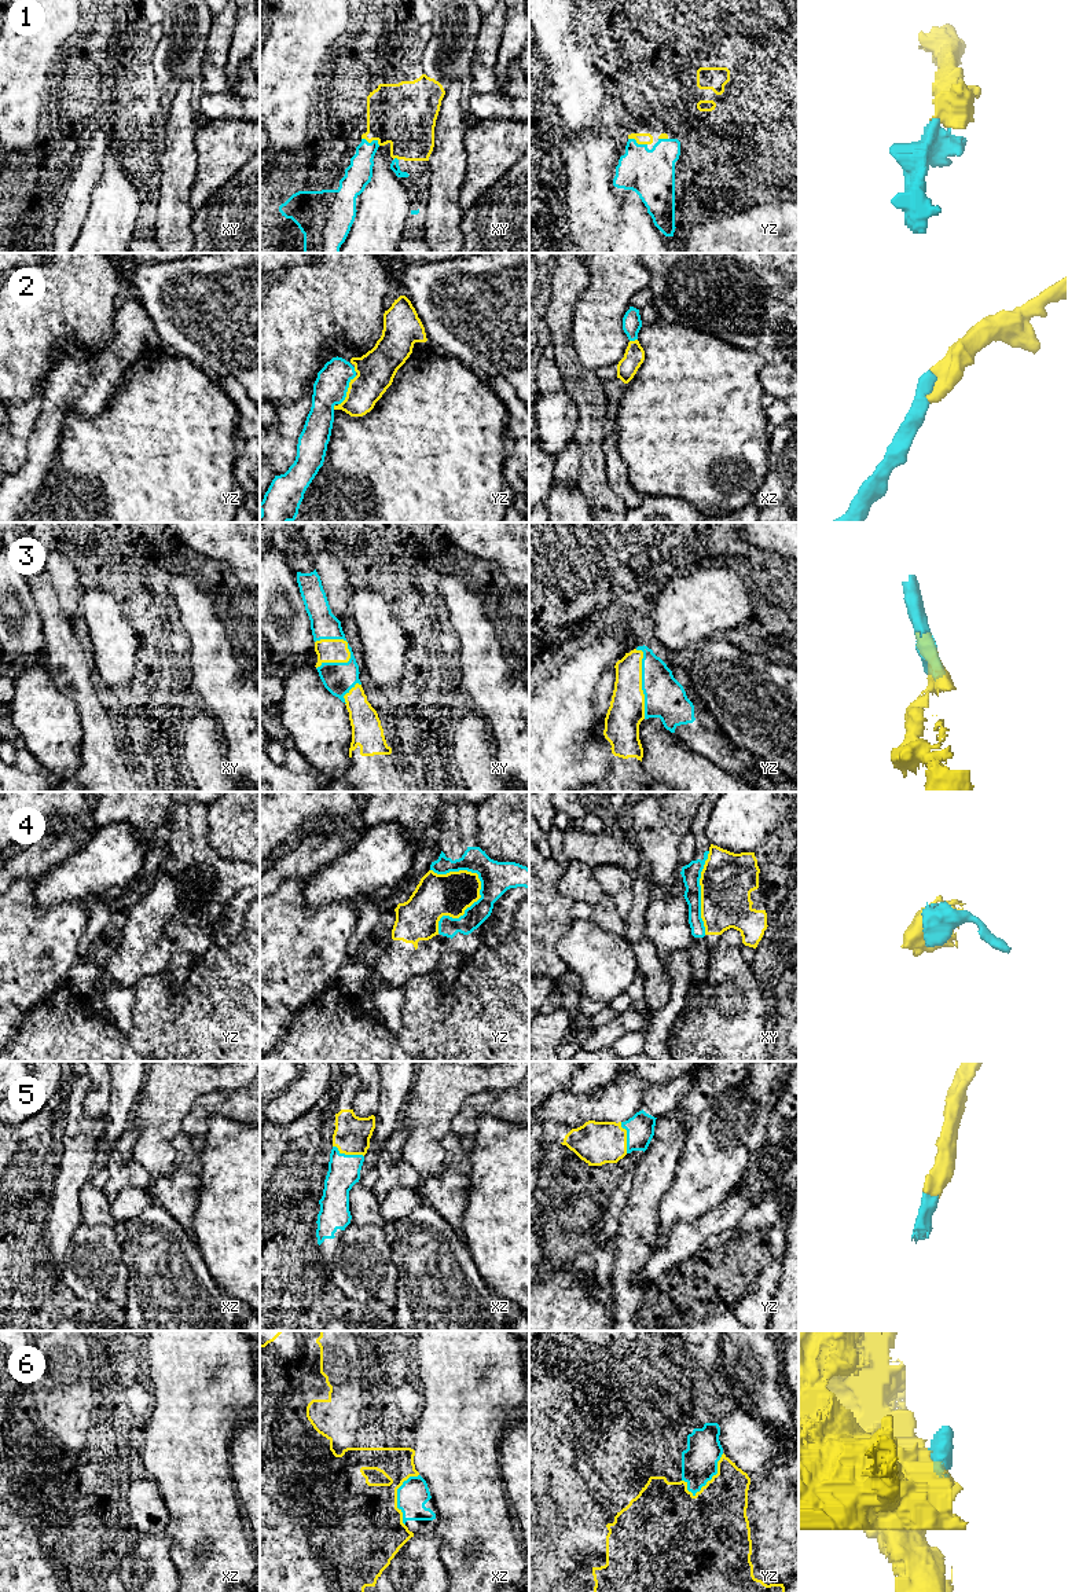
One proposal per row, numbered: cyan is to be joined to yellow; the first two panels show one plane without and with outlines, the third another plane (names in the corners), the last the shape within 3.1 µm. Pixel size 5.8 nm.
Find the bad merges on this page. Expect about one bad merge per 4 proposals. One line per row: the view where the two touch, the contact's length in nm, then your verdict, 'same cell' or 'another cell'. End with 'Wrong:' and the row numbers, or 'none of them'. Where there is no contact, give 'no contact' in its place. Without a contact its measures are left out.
1: meets yellow in xy; contact 120 nm long; same cell
2: meets yellow in yz; contact 200 nm long; same cell
3: meets yellow in xy; contact 240 nm long; same cell
4: meets yellow in yz; contact 420 nm long; another cell
5: meets yellow in xz; contact 200 nm long; same cell
6: meets yellow in yz; contact 320 nm long; another cell
Wrong: 4, 6

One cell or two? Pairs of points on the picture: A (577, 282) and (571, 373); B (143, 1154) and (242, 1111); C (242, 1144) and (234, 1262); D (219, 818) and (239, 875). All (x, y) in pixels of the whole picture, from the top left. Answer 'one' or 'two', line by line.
A: one
B: two
C: one
D: two

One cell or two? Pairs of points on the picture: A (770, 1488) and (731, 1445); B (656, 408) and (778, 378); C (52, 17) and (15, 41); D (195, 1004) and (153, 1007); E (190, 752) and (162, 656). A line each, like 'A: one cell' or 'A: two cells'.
A: two cells
B: two cells
C: one cell
D: one cell
E: one cell

